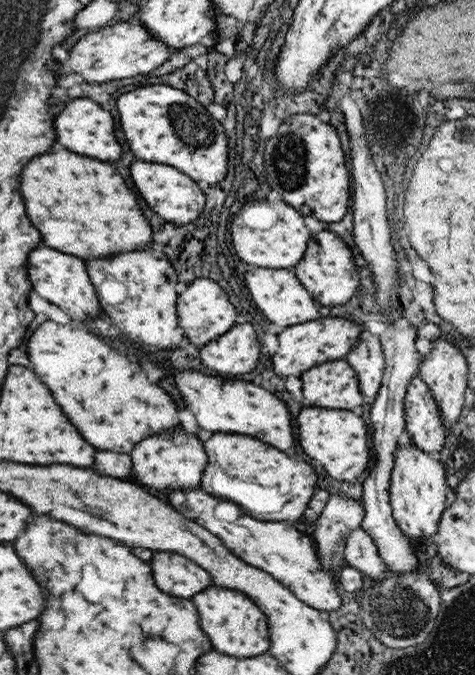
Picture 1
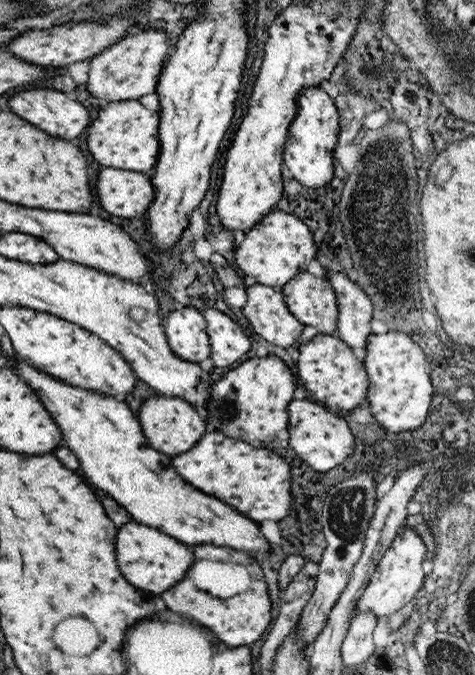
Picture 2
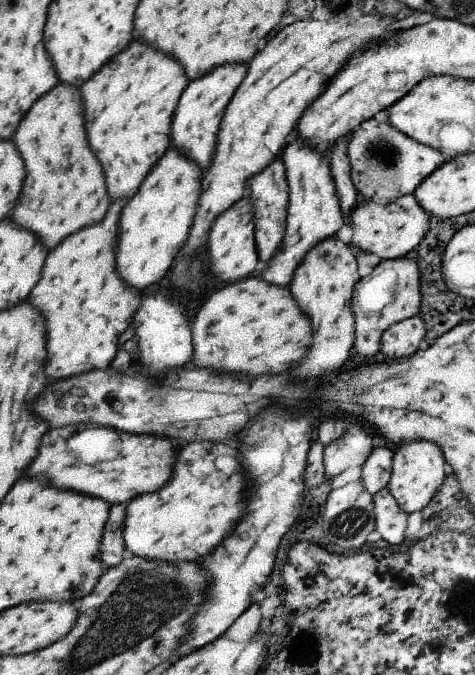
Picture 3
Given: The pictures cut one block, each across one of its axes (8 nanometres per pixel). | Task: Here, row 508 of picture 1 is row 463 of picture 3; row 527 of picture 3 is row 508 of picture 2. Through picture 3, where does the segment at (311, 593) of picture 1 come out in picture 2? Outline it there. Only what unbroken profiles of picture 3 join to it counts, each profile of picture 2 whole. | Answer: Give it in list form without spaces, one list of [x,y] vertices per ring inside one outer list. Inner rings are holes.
[[[17,364],[17,374],[21,374],[21,378],[25,378],[25,382],[29,382],[29,386],[33,386],[33,390],[37,390],[37,394],[41,394],[41,402],[45,402],[45,410],[49,410],[49,414],[53,414],[53,420],[57,422],[57,426],[61,426],[61,434],[65,438],[65,446],[69,450],[73,450],[77,454],[79,466],[81,466],[81,476],[85,478],[85,482],[89,486],[93,486],[99,494],[105,494],[109,498],[113,498],[121,508],[125,508],[129,512],[129,516],[133,518],[133,522],[155,528],[171,538],[177,538],[179,542],[185,544],[213,544],[213,546],[229,546],[235,550],[241,550],[245,554],[253,554],[259,560],[265,560],[269,556],[269,544],[263,538],[263,534],[259,532],[259,524],[251,522],[249,518],[243,518],[235,508],[219,502],[213,496],[207,496],[199,490],[195,490],[193,486],[185,484],[177,472],[173,470],[167,454],[157,452],[155,448],[149,446],[149,442],[145,440],[141,422],[135,420],[137,412],[131,412],[129,406],[125,406],[123,402],[117,402],[113,398],[105,398],[99,396],[97,392],[89,392],[89,390],[81,390],[81,388],[73,388],[73,386],[65,386],[59,380],[53,380],[41,372],[37,372],[35,368],[31,368],[29,364]]]

